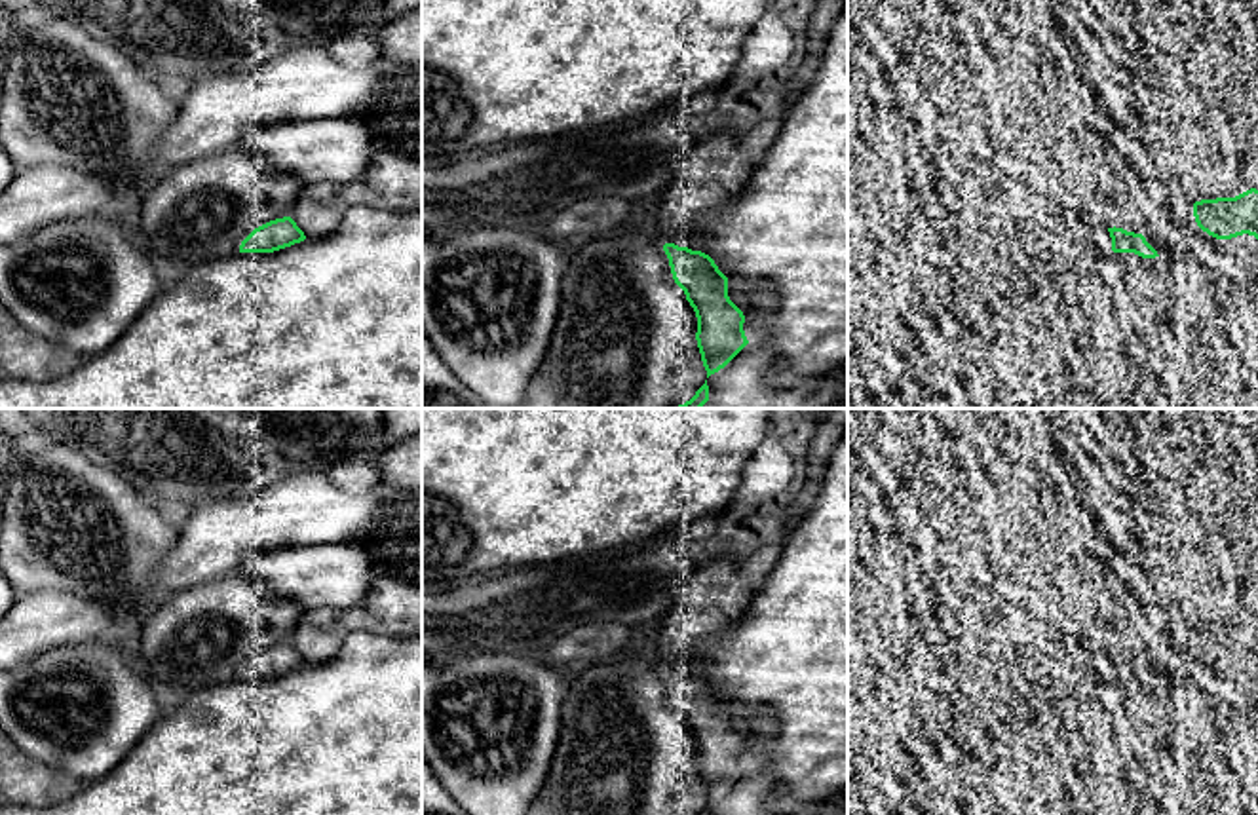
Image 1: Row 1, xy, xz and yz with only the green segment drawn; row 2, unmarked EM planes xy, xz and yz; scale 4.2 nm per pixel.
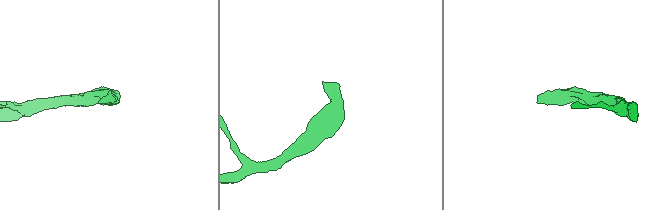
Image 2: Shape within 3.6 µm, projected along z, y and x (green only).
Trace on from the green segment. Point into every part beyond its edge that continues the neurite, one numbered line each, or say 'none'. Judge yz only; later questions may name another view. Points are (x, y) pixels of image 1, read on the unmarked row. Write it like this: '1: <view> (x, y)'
1: yz (1057, 669)

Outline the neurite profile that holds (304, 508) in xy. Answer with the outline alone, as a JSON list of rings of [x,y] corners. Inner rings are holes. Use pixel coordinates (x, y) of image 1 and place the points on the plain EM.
[[[293,469],[283,479],[245,496],[194,505],[177,519],[177,543],[156,576],[150,597],[163,600],[175,593],[224,579],[239,572],[245,559],[257,551],[361,541],[391,494],[382,481],[371,490],[348,492],[336,486],[325,471]]]

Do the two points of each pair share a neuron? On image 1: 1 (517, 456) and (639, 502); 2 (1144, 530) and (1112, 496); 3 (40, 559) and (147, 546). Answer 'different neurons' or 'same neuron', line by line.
1: same neuron
2: same neuron
3: same neuron

